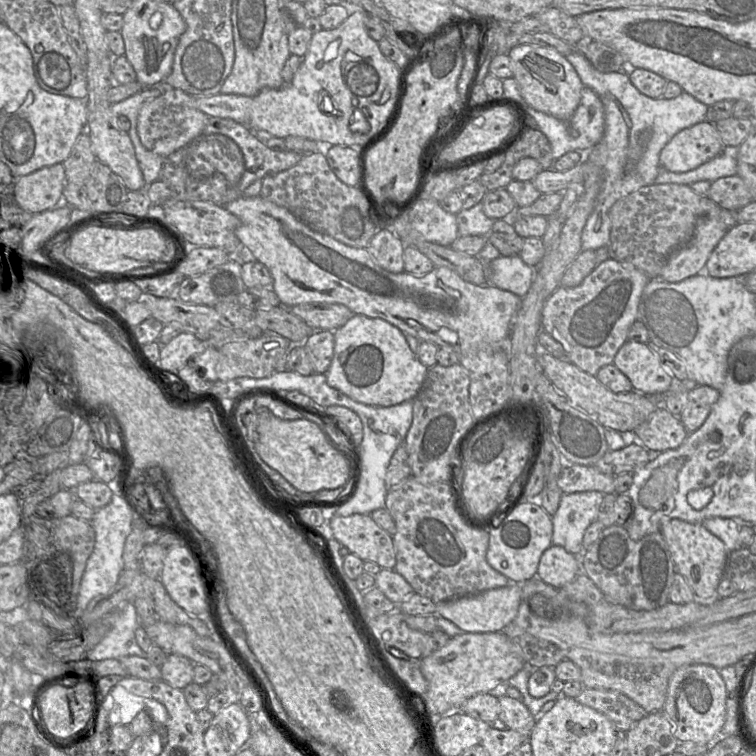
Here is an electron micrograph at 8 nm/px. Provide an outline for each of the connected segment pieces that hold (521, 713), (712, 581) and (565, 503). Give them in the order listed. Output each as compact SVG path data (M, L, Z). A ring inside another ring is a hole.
M503 695L499 697L500 719L508 729L523 735L530 735L536 724L535 717L529 712L522 700Z
M680 519L667 520L661 526L661 533L667 544L675 573L681 574L699 601L712 601L717 597L717 587L725 577L729 552L725 544L710 533L700 523L690 523Z
M585 491L563 494L556 513L552 516L553 545L563 547L567 552L578 554L582 551L582 539L587 527L597 520L598 510L604 494L600 491Z

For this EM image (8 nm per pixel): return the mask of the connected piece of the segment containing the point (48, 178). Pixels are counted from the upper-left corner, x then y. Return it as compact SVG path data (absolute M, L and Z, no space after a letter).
M63 163L45 166L28 175L14 179L10 190L19 205L32 213L40 213L60 205L63 199L63 189L66 184L65 167Z

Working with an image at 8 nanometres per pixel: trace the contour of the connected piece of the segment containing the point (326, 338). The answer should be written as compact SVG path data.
M313 331L303 342L303 347L312 363L314 373L325 374L334 355L332 331Z

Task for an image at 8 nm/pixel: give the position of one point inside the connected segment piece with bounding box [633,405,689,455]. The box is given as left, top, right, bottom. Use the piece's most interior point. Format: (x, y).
(661, 431)

